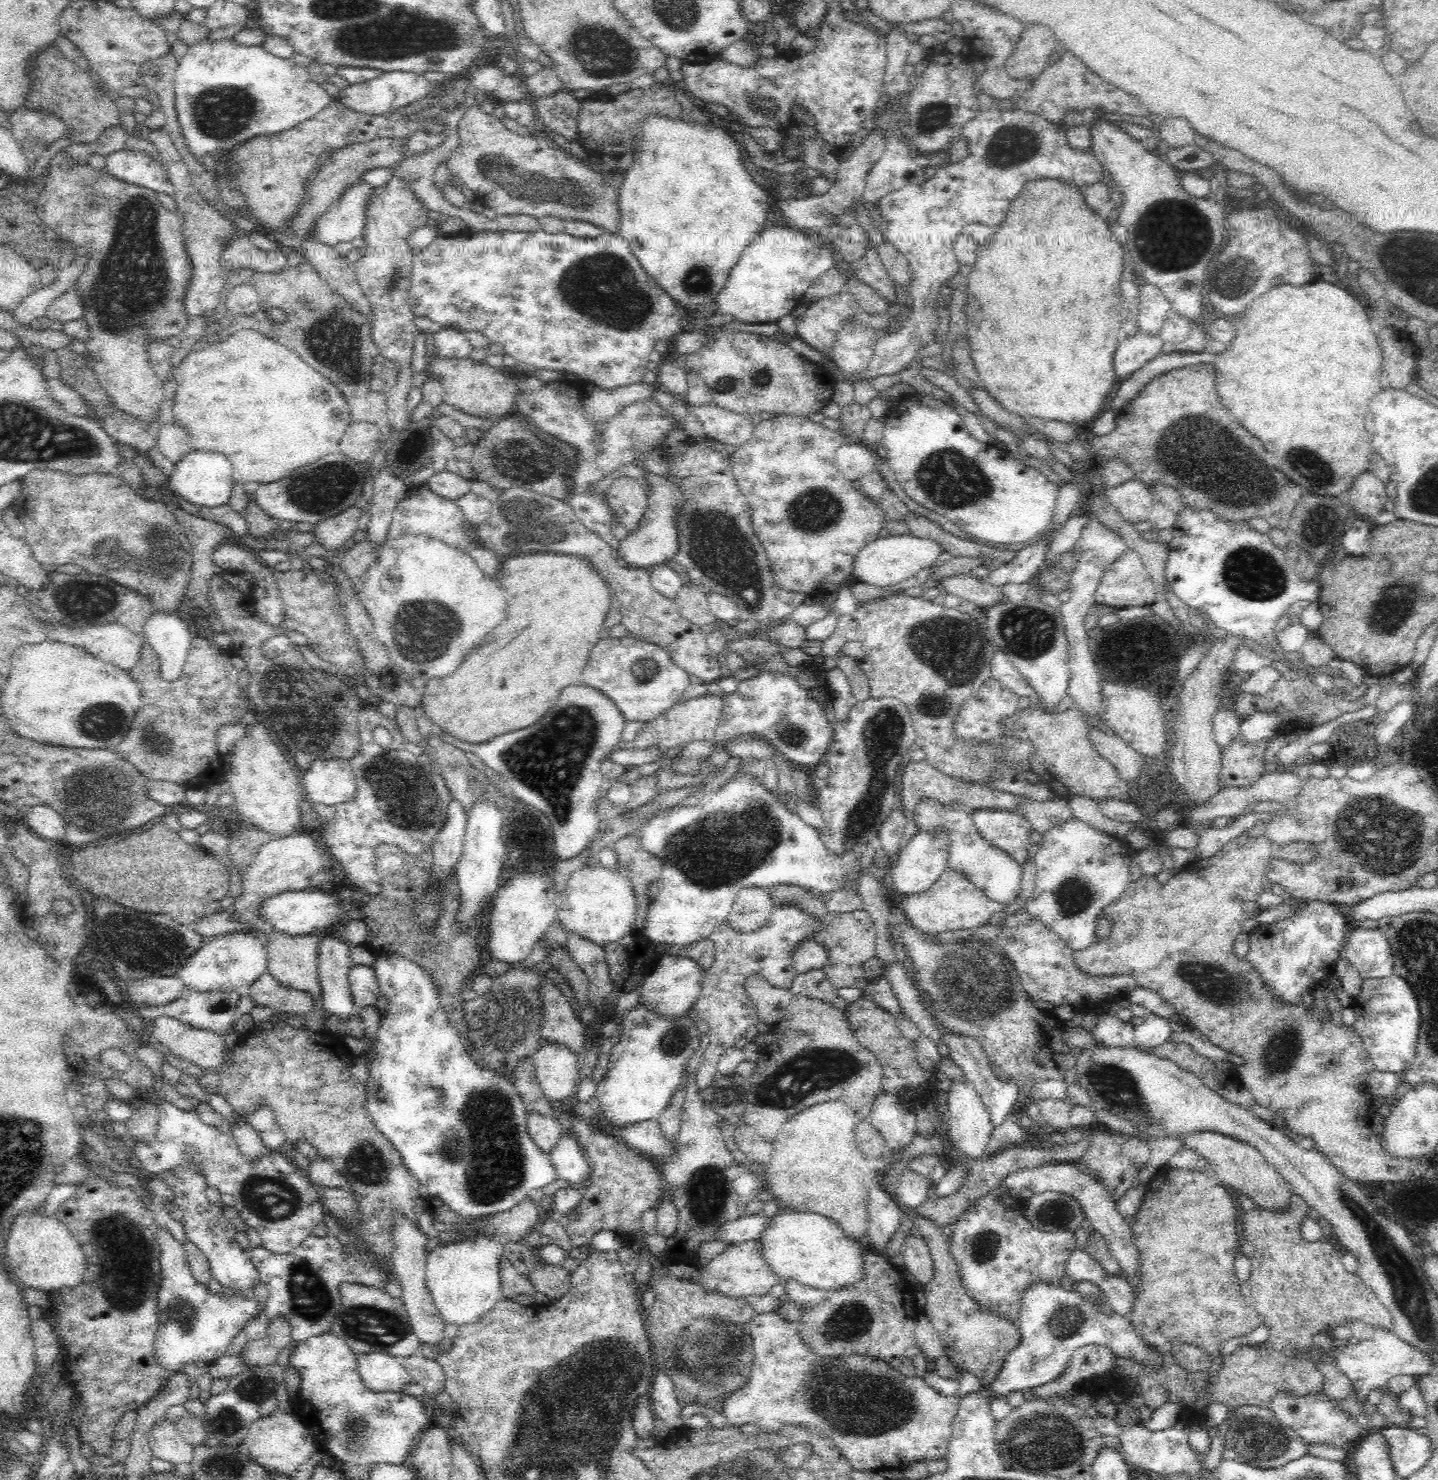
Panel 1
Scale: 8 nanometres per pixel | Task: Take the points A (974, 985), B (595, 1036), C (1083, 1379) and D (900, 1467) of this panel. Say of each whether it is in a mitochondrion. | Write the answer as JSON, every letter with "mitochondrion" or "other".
{"A":"mitochondrion","B":"other","C":"other","D":"other"}

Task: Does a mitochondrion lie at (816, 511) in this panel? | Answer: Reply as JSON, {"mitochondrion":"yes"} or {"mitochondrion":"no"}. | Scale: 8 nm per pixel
{"mitochondrion":"yes"}

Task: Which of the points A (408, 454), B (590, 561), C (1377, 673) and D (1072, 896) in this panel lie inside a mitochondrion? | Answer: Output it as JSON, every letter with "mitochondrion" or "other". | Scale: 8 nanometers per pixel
{"A":"other","B":"other","C":"other","D":"mitochondrion"}

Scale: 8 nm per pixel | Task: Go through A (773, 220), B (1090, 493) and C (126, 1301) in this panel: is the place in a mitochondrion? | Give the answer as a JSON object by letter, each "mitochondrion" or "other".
{"A":"other","B":"other","C":"mitochondrion"}

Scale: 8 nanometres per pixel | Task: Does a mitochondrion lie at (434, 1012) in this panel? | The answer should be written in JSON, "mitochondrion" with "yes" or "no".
{"mitochondrion":"no"}

